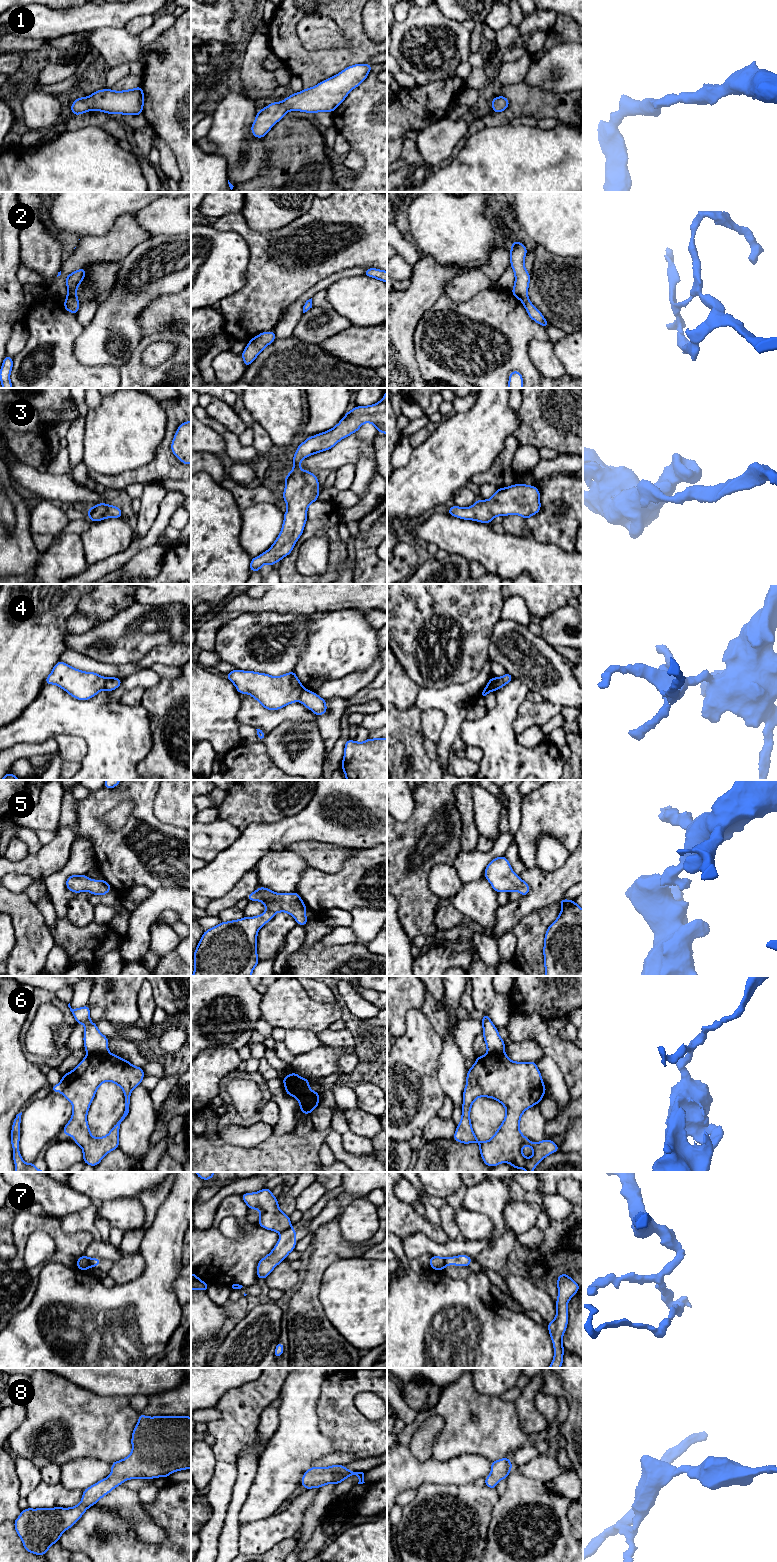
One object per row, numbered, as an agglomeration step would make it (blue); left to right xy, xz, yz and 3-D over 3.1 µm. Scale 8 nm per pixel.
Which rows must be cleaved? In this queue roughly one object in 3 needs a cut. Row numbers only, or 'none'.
4, 6, 7

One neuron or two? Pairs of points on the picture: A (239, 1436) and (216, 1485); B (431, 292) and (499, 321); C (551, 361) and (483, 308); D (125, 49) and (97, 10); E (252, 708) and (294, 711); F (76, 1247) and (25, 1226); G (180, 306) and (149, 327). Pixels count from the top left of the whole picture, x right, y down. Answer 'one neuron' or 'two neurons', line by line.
A: two neurons
B: two neurons
C: two neurons
D: two neurons
E: one neuron
F: one neuron
G: one neuron

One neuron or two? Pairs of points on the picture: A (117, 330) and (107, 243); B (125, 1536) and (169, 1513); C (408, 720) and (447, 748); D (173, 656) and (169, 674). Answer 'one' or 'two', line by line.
A: two
B: one
C: two
D: two

